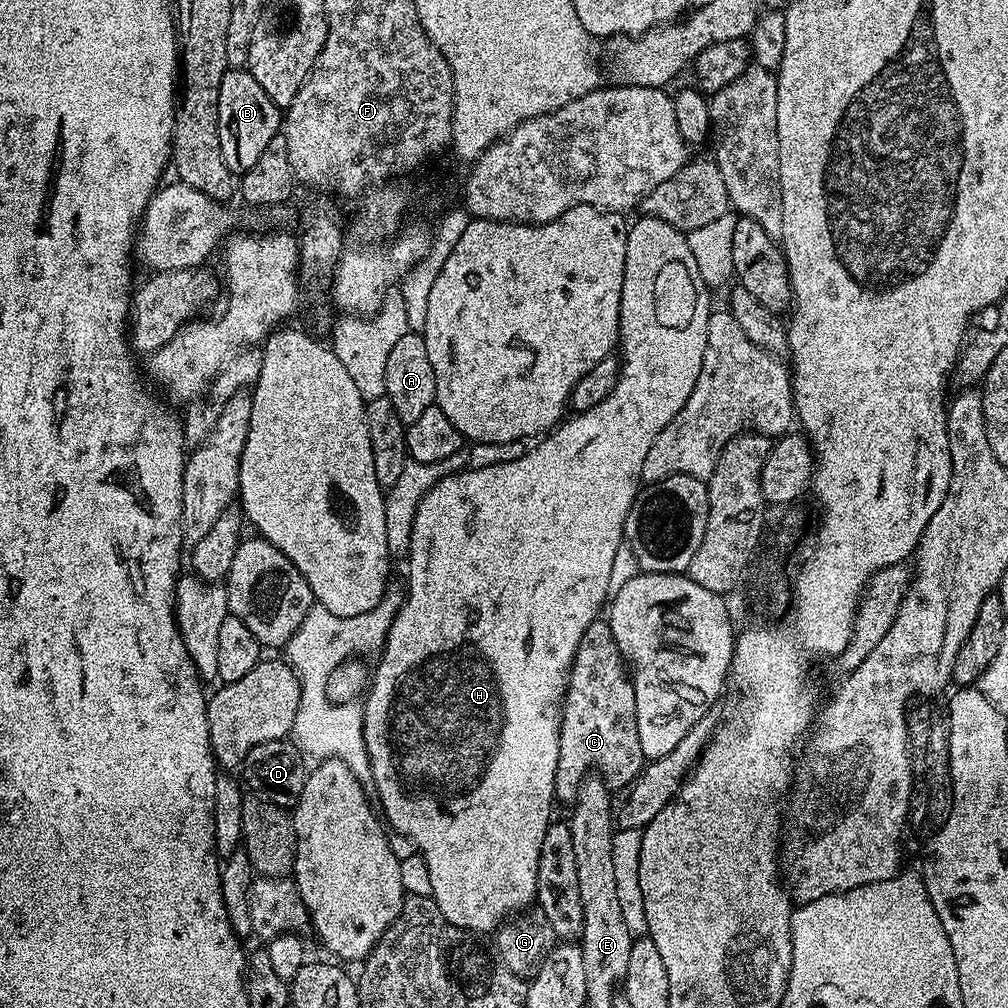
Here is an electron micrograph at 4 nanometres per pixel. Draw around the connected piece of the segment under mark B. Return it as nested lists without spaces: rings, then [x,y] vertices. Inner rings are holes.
[[[229,68],[218,90],[218,138],[222,142],[222,158],[226,158],[226,166],[230,166],[232,173],[250,170],[281,128],[281,109],[266,98],[266,90],[244,68]]]

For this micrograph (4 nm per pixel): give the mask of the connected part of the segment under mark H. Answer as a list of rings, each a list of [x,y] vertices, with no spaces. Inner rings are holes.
[[[641,215],[639,219],[637,224],[633,223],[629,227],[626,242],[618,341],[621,366],[614,390],[610,390],[608,397],[598,402],[594,410],[569,415],[562,426],[553,428],[537,443],[541,444],[530,449],[525,456],[517,460],[504,460],[501,464],[488,464],[485,468],[469,467],[444,475],[425,494],[414,515],[413,533],[406,557],[408,588],[404,592],[404,604],[393,618],[388,638],[378,656],[380,661],[376,664],[376,672],[374,668],[370,676],[370,691],[362,700],[368,772],[376,787],[375,799],[378,804],[380,799],[383,819],[389,825],[392,823],[399,835],[412,837],[413,845],[418,846],[419,855],[427,860],[431,897],[436,901],[438,910],[442,910],[444,917],[454,926],[467,928],[473,934],[491,933],[513,914],[527,909],[536,899],[538,850],[542,850],[542,838],[553,819],[560,710],[566,699],[572,659],[578,650],[578,642],[582,642],[582,634],[609,603],[607,590],[610,570],[618,546],[624,543],[626,514],[630,514],[630,506],[636,501],[636,494],[642,487],[642,462],[646,462],[646,453],[650,451],[650,446],[654,446],[654,438],[658,438],[658,434],[662,434],[662,430],[674,422],[674,414],[686,406],[686,398],[690,398],[694,382],[698,382],[698,374],[702,370],[702,354],[706,354],[710,289],[702,282],[702,274],[698,274],[698,262],[694,262],[694,254],[690,254],[687,235],[653,216]]]

